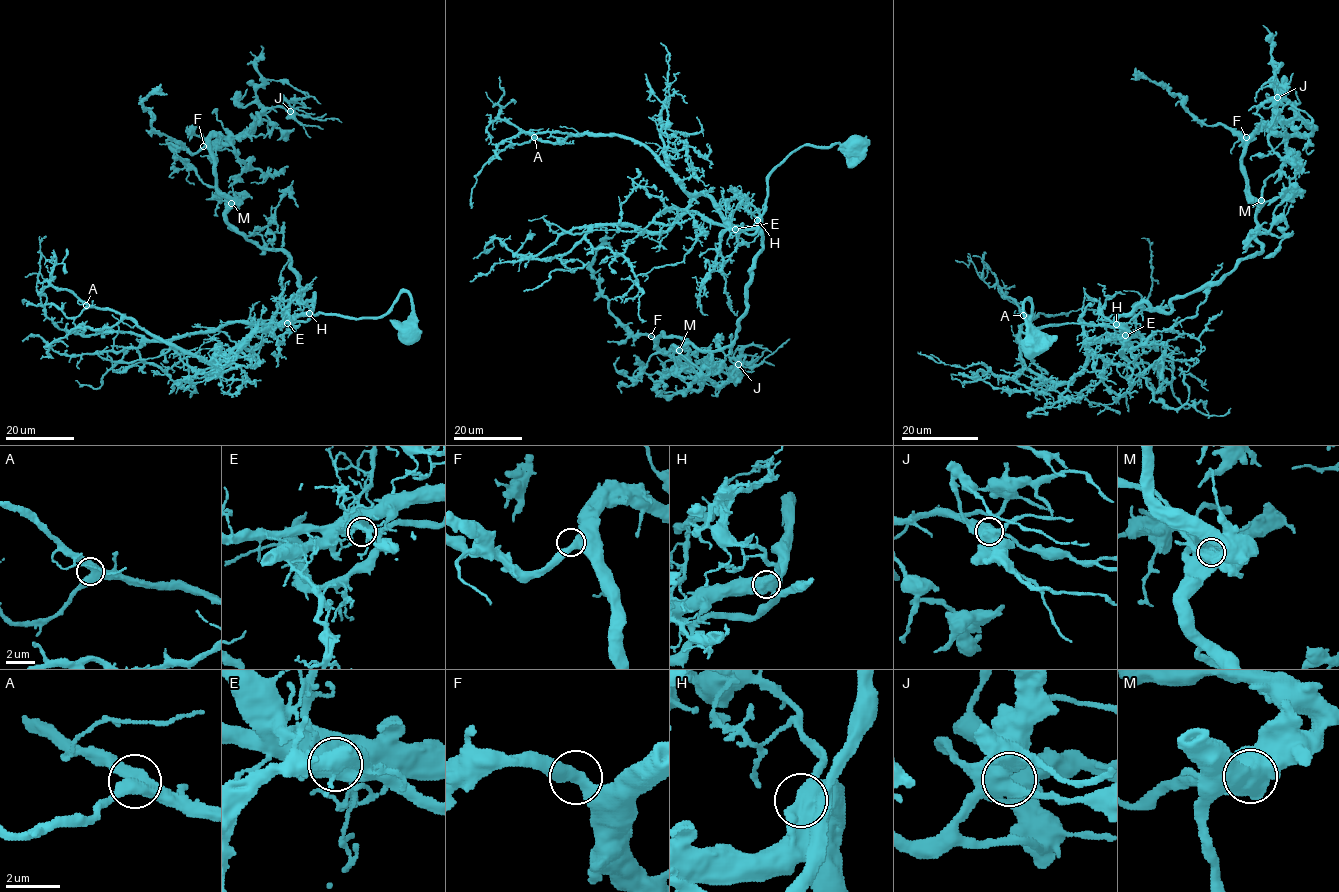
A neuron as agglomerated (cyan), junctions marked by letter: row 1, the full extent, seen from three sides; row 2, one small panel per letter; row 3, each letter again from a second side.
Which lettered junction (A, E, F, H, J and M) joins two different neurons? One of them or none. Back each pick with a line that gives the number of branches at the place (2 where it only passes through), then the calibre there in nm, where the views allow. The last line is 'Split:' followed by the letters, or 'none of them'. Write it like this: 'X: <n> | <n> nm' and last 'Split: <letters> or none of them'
Split: none of them

